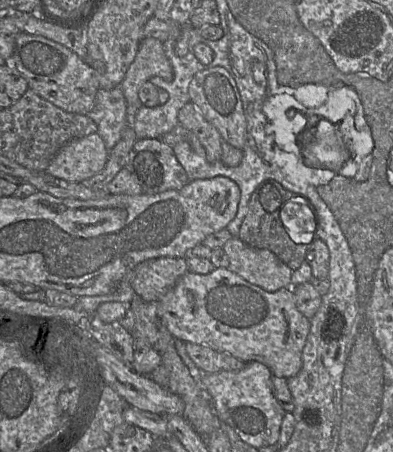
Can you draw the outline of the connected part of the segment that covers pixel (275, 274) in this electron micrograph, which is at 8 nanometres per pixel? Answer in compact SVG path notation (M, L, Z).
M237 237L228 240L222 247L229 259L229 267L251 284L268 292L290 287L292 270L270 250L248 246Z

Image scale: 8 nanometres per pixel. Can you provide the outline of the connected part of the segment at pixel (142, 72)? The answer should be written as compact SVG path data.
M146 37L142 39L136 57L120 84L127 104L127 125L133 127L133 120L142 106L138 96L140 86L154 76L171 82L174 78L173 68L165 55L163 42Z

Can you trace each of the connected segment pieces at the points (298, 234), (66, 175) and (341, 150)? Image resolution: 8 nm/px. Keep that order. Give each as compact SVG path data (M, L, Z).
M288 201L281 208L279 215L293 242L310 244L317 238L317 220L309 205Z
M98 133L74 138L64 144L46 171L59 179L79 183L101 172L109 152Z
M309 116L309 121L313 126L312 138L302 145L304 164L339 173L350 160L350 153L337 125L316 116Z

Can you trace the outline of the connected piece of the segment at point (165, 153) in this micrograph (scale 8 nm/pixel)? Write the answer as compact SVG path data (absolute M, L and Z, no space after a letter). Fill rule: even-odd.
M159 138L137 139L125 167L138 181L143 194L179 190L189 182L173 147Z

